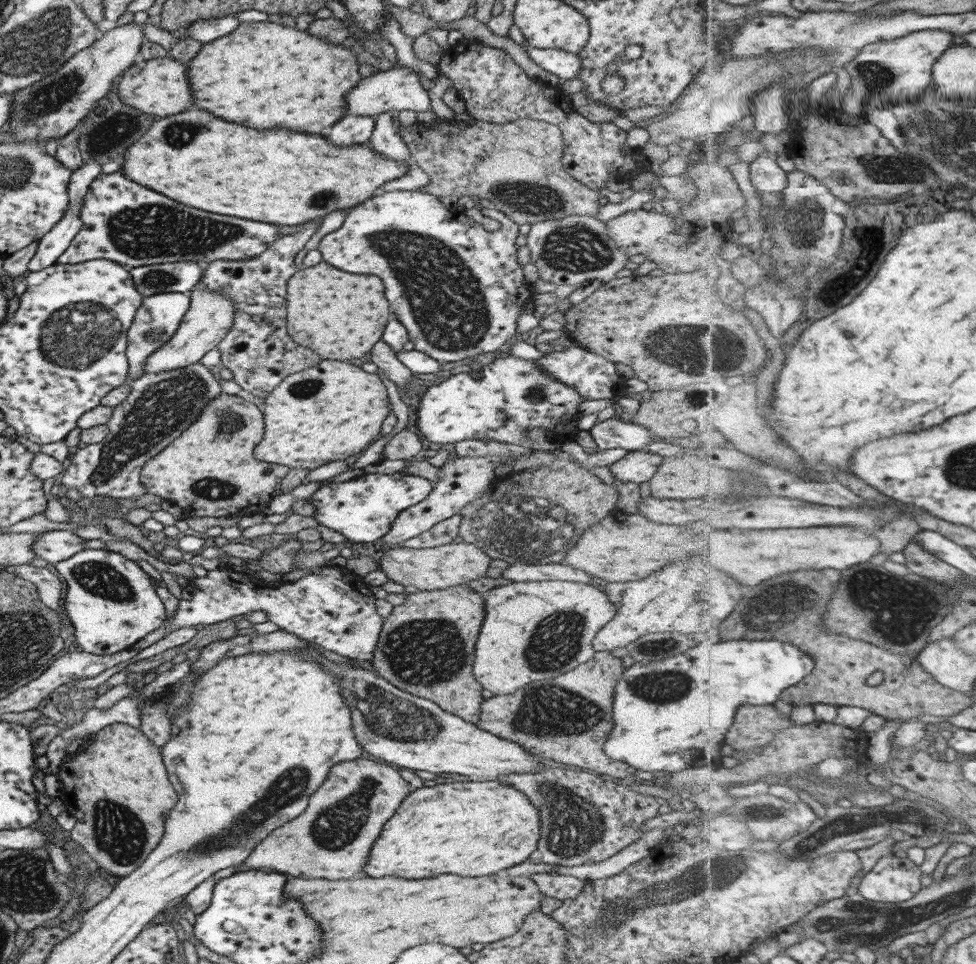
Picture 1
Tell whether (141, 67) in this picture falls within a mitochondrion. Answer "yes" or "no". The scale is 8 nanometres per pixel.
no

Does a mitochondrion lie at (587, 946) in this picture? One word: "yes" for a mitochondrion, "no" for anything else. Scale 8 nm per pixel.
yes

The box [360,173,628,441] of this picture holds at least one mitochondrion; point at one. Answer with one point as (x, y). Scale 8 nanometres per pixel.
(446, 303)

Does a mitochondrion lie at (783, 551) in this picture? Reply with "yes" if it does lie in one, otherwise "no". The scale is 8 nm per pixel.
no

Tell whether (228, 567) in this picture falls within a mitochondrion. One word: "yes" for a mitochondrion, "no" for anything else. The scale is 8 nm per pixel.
no

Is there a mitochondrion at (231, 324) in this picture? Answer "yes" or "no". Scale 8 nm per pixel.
no

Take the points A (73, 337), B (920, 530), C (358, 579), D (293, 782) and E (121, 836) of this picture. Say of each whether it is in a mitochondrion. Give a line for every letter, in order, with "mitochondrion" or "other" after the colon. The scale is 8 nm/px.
A: mitochondrion
B: other
C: other
D: mitochondrion
E: mitochondrion

